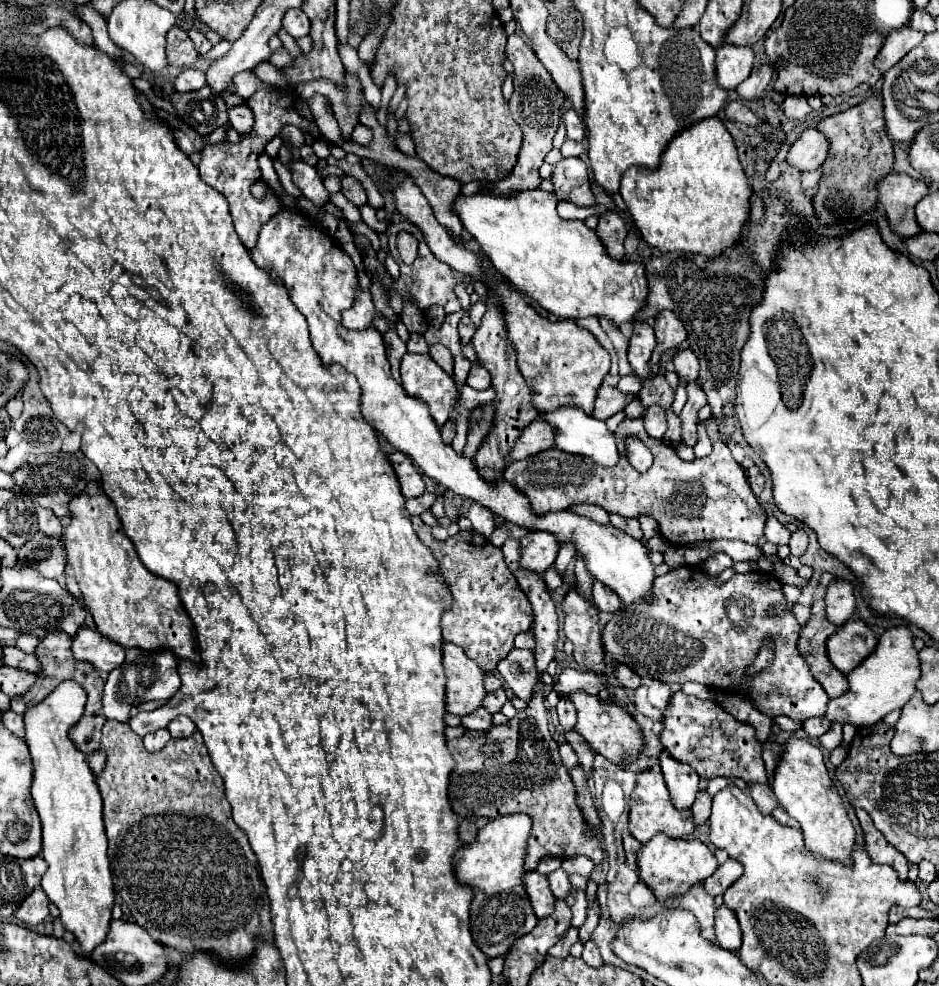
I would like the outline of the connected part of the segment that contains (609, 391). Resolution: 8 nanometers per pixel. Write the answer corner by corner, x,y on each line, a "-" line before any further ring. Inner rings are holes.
602,383
598,389
598,395
596,395
596,407
594,407
592,417
604,421
604,419
612,417
614,413
622,411
634,399
636,399
636,395
624,395
618,387

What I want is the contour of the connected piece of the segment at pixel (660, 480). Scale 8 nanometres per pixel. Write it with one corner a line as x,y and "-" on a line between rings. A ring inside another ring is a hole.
626,417
616,429
616,435
622,435
622,459
612,469
598,467
592,459
582,455
548,449
522,461
510,463
504,471
504,477
510,481
510,485
514,485
514,489
530,497
534,513
568,509
572,503
592,503
600,505
608,513
618,513
622,517
654,517
660,525
660,533
674,545
712,539
740,539
744,543
758,545
760,537
764,535
764,523
768,515
760,501
754,497
744,469
734,461
728,445
720,439
716,421
710,417
704,421
704,427
714,445
714,451
704,459
682,461
670,445
648,437
640,417
-
624,437
638,437
652,451
654,465
646,473
640,473
630,465
624,451

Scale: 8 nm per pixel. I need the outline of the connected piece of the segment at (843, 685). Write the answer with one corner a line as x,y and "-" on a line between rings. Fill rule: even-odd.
824,599
812,603
812,615
808,623
804,625
800,639
798,639
798,649
802,657
806,659
814,679
824,687
828,697
840,697
848,689
846,675
842,675
832,661
828,659
826,651
826,641
828,637
836,631
838,627
828,621
826,617
826,603

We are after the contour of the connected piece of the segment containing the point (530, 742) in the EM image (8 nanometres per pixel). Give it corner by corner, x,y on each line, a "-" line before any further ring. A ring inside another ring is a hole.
538,683
534,689
532,699
528,701
528,707
518,713
514,719
510,719
506,725
494,725
486,735
486,741
476,741
476,731
468,729
460,739
448,741
448,749
456,761
456,767
450,775
450,803
452,809
460,819
466,817
500,817
510,813
528,813
532,817
532,833
528,841
528,857
526,857
526,869
536,869
538,861
546,855
554,857
572,857
572,855
586,855
594,865
602,865
604,861
604,849
600,845
600,839
590,833
590,827
576,805
576,789
570,777
568,767
562,763
558,743
552,739
548,731
548,711
542,699
542,685
-
484,745
496,745
498,753
486,757
482,747

